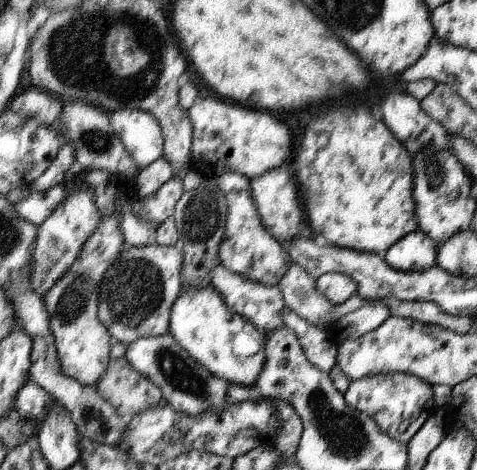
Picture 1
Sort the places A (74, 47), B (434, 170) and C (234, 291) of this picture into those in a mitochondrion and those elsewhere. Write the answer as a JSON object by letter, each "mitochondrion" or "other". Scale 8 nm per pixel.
{"A":"mitochondrion","B":"mitochondrion","C":"other"}

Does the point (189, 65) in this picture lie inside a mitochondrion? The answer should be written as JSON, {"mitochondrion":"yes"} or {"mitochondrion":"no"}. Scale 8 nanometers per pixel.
{"mitochondrion":"no"}

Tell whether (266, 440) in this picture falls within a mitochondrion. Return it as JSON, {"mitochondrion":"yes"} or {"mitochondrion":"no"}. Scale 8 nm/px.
{"mitochondrion":"no"}

